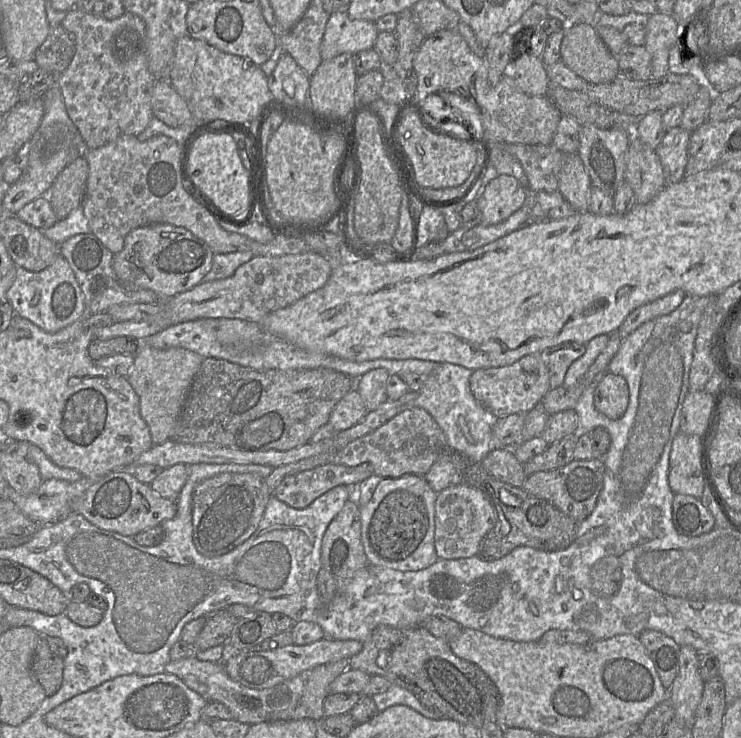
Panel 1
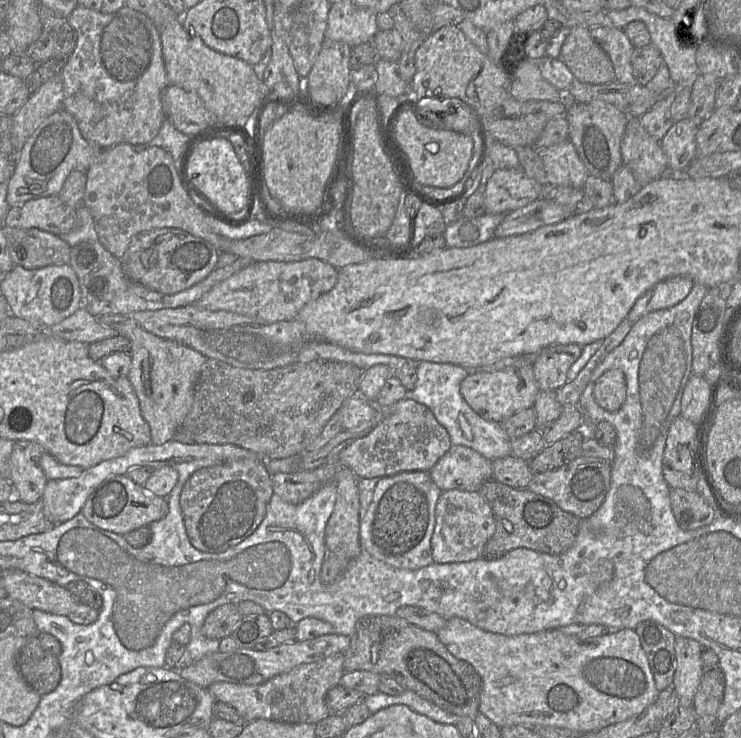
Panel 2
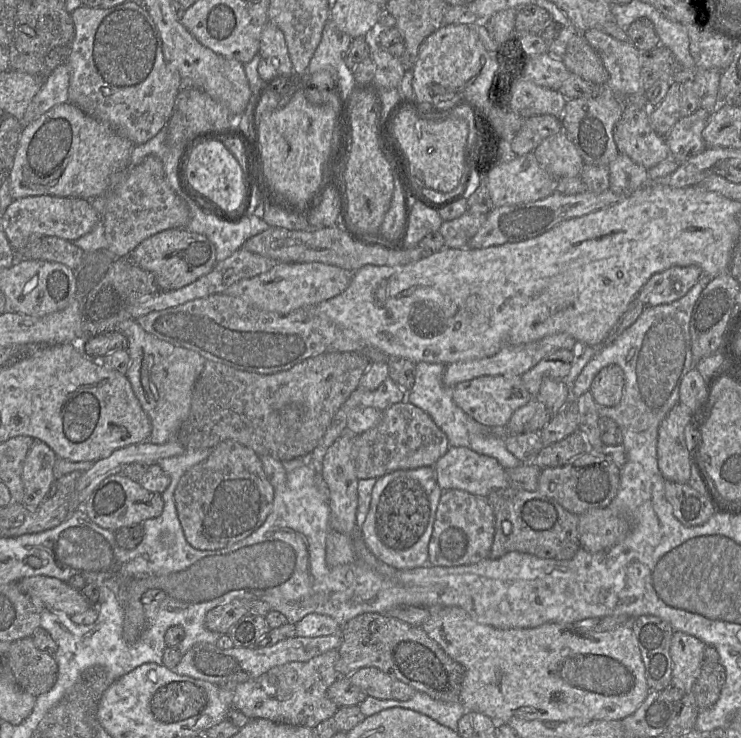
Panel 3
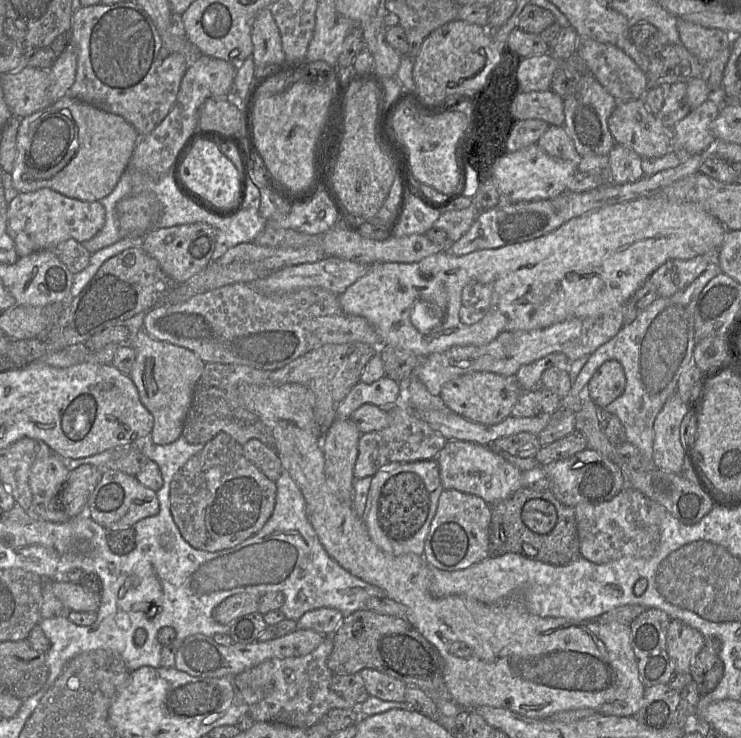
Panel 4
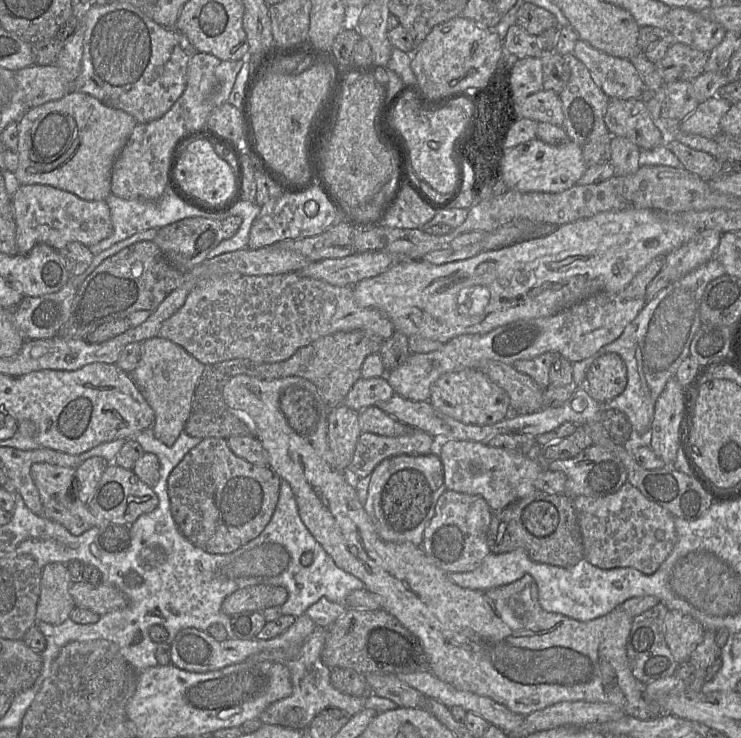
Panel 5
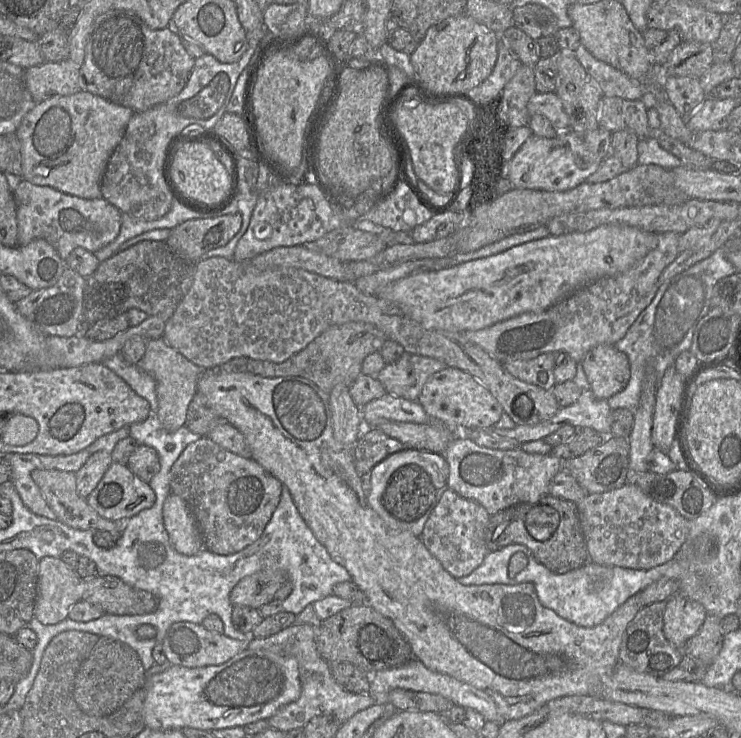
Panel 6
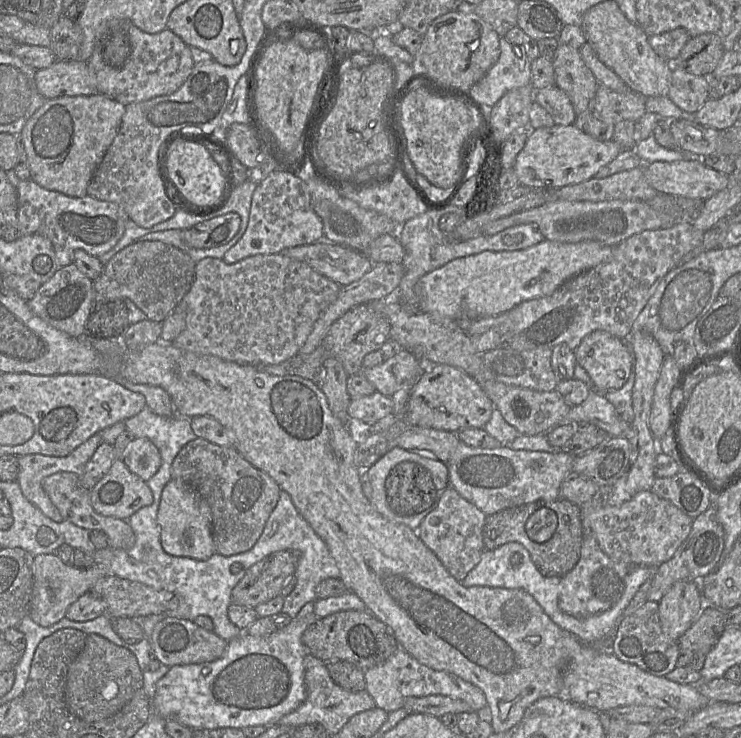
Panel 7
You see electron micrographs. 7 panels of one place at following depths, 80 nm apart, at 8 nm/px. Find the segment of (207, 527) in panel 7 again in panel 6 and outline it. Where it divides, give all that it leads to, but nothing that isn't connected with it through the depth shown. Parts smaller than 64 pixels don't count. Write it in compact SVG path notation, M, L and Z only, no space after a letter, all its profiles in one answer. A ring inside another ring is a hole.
M171 493L166 497L162 516L164 527L174 549L184 555L195 555L204 542L194 516L184 500Z

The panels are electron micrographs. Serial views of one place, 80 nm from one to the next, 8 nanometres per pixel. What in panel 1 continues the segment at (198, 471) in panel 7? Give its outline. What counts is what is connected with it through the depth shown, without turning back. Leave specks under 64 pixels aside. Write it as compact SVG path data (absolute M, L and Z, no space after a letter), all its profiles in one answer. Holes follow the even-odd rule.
M221 473L201 481L192 495L192 539L196 550L203 556L216 557L243 543L258 527L270 497L264 479L252 473Z

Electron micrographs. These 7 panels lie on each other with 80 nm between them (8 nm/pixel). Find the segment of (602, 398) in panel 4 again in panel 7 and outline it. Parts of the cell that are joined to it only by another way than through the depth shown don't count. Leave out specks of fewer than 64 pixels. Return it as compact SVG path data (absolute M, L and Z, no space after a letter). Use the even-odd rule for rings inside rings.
M595 330L585 336L574 355L576 364L586 371L595 389L601 393L622 388L633 368L633 353L627 339L620 339L604 330Z

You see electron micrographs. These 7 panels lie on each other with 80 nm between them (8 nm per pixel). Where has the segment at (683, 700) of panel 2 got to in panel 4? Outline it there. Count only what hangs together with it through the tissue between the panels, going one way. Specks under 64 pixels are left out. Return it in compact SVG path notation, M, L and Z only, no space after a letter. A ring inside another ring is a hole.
M671 619L666 636L668 655L674 673L690 672L696 655L706 644L706 638L696 629L678 619Z

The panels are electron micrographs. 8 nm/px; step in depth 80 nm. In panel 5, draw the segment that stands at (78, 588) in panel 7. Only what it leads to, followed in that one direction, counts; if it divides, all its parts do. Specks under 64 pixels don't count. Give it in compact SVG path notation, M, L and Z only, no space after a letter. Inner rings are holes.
M52 562L43 567L41 593L36 611L37 621L59 625L70 618L76 607L69 592L72 582L66 564Z

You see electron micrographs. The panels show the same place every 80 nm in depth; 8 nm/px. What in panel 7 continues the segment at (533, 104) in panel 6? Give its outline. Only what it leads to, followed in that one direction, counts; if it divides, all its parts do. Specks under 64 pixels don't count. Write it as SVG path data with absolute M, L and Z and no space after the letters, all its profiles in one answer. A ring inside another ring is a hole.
M553 85L534 92L533 102L542 106L552 117L554 124L575 124L577 115L567 94Z

